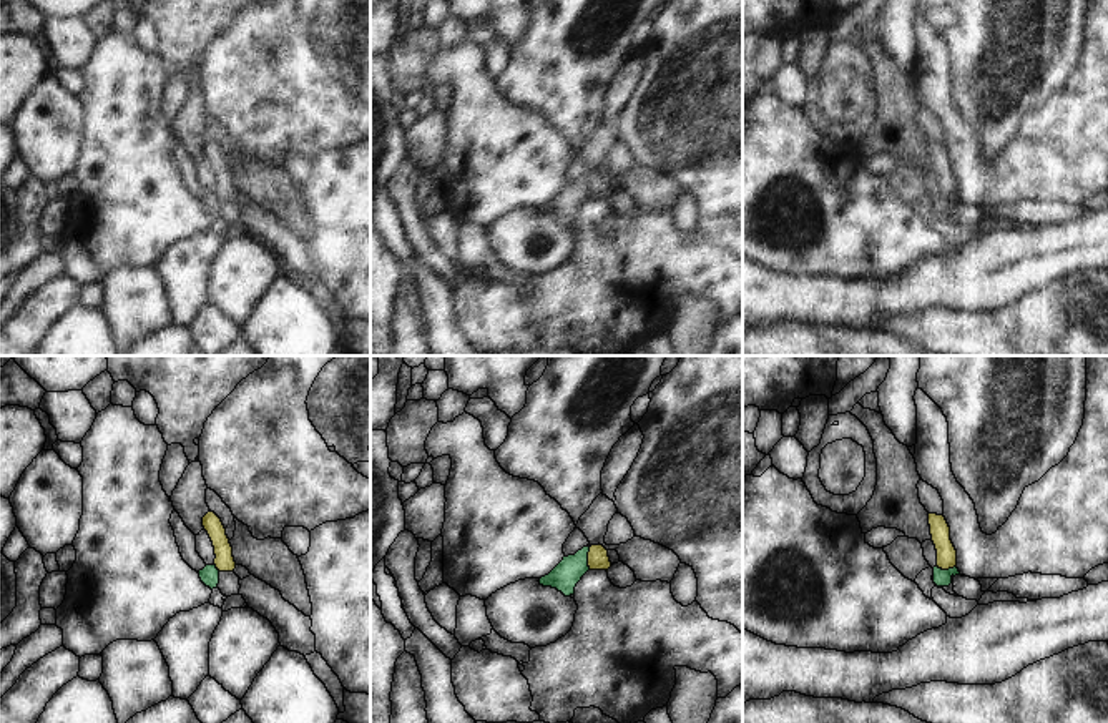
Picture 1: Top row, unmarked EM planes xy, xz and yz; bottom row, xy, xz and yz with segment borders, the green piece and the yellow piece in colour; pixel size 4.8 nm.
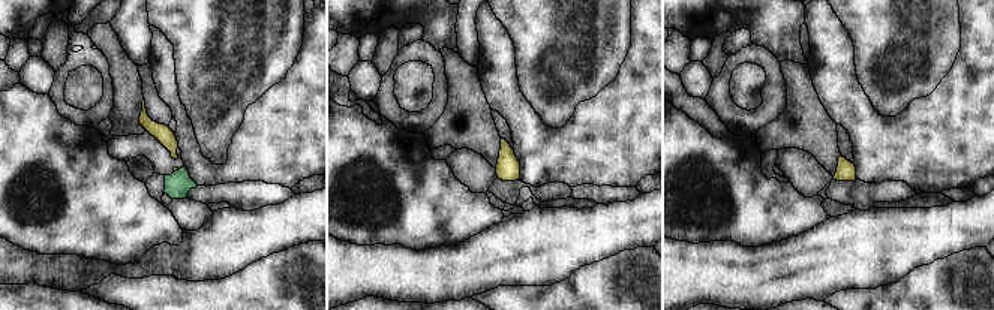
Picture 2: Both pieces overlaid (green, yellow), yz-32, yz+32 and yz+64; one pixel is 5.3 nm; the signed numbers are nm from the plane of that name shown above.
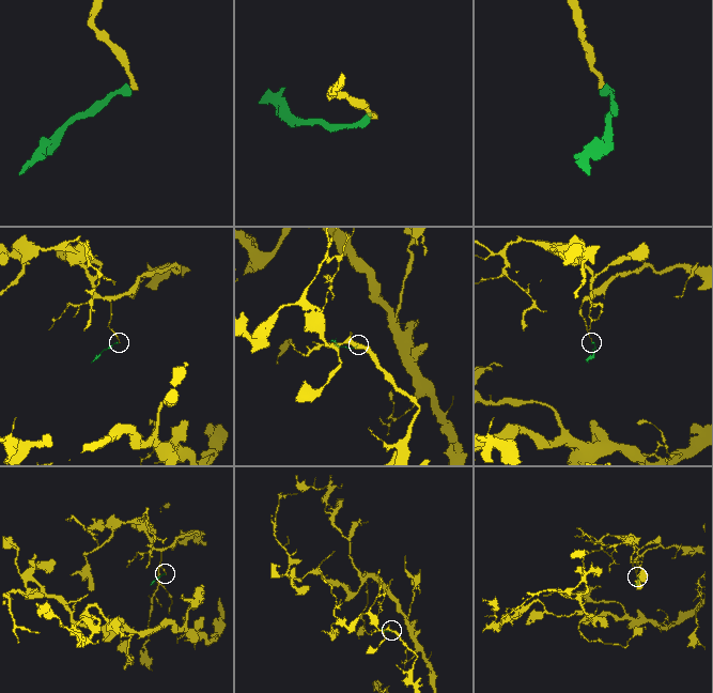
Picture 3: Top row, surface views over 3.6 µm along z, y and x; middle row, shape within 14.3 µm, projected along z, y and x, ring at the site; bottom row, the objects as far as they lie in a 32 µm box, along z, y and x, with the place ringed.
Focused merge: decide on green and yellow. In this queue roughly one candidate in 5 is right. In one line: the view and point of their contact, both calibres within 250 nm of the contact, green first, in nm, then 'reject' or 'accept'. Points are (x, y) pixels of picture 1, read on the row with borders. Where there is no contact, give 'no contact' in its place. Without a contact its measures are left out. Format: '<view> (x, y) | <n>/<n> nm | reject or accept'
xz (587, 559) | 140/100 nm | reject

